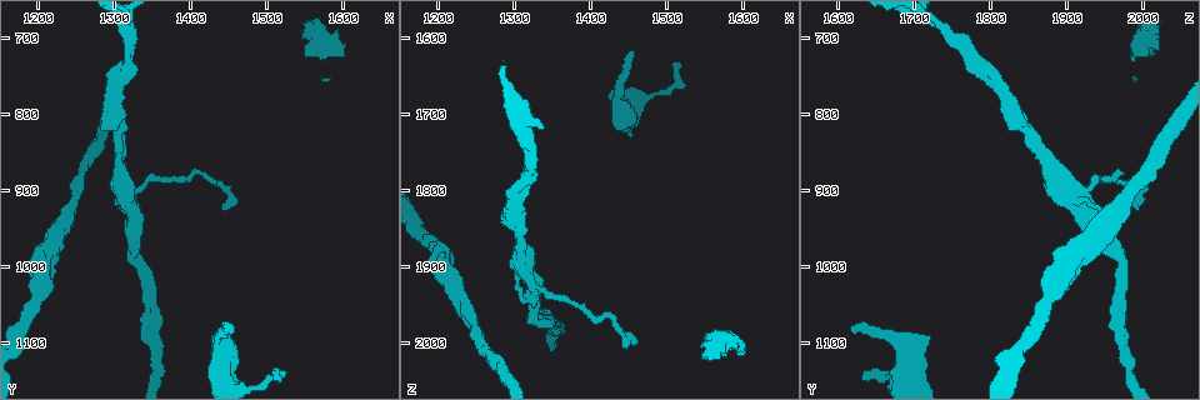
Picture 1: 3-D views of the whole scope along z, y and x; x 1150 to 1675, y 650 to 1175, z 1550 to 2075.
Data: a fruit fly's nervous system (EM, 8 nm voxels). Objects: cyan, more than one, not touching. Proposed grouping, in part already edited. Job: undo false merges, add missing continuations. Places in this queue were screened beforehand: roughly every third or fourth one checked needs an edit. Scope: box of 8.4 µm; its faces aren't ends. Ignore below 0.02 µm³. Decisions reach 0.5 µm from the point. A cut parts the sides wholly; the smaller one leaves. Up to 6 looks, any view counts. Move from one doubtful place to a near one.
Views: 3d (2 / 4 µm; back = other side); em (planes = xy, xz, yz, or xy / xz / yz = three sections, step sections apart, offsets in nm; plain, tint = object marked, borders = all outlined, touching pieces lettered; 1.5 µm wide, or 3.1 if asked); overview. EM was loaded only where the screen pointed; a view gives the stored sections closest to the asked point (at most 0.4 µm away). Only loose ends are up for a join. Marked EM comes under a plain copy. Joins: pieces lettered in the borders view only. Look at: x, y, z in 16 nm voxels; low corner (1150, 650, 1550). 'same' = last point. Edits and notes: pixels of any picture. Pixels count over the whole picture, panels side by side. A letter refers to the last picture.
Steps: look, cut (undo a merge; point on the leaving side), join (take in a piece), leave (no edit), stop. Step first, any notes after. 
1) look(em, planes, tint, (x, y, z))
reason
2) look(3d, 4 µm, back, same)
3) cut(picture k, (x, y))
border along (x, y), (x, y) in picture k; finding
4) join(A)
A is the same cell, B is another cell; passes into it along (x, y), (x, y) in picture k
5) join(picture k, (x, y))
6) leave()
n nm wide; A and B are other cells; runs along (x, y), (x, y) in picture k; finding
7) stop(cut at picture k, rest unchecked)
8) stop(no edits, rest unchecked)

look(3d, 4 µm, (1445, 925, 1995))
branch stops here

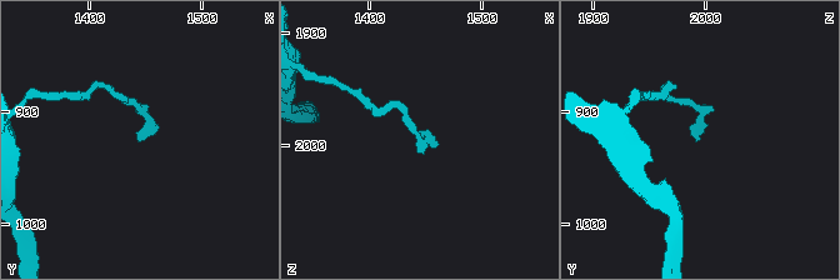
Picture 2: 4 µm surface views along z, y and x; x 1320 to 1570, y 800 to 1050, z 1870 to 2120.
look(em, planes, borders, (1444, 924, 1992))
now the EM

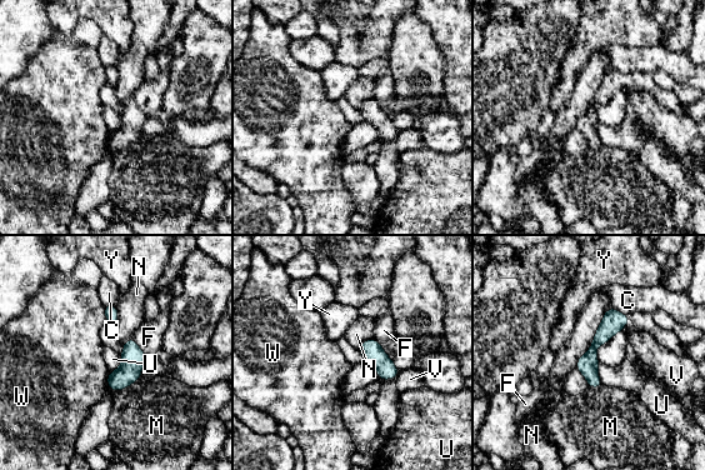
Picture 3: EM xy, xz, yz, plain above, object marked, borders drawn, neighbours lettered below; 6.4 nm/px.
leave()
C, F, M, N, U, V, W and Y are other cells; runs along (611, 314), (593, 346), (593, 384) in picture 3; no lettered piece goes on from it

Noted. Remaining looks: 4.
look(3d, 4 µm, back, (1310, 855, 1875))
calibre changes

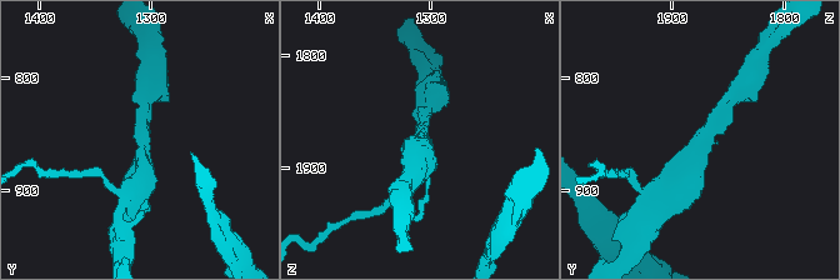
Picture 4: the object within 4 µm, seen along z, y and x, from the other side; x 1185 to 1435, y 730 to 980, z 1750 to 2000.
look(em, xz, step 8, tint, (1308, 852, 1874))
arms of 200, 400 nm; now the EM

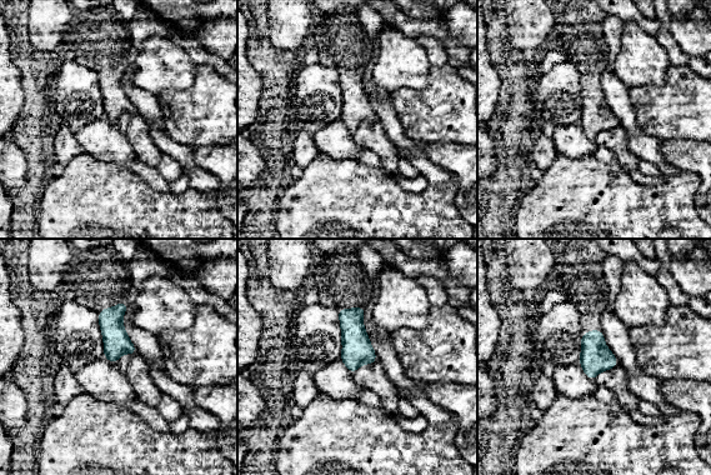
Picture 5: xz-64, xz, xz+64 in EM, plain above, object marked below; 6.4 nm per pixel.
look(em, planes, borders, same)
another direction

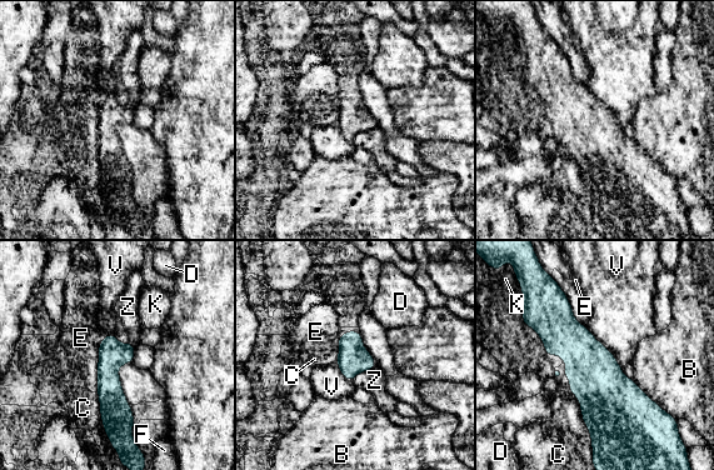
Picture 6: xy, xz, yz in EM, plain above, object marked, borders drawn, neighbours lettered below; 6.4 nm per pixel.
leave()
B, C, D, E, F, K, V and Z are other cells; border along (377, 365), (359, 371), (351, 381) in picture 6; continuous, no second neuron

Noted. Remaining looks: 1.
stop(no edits, rest unchecked)

